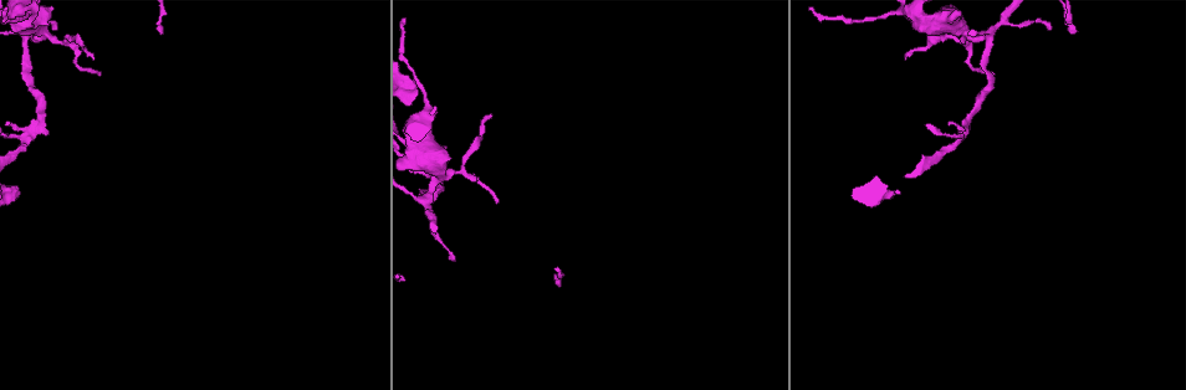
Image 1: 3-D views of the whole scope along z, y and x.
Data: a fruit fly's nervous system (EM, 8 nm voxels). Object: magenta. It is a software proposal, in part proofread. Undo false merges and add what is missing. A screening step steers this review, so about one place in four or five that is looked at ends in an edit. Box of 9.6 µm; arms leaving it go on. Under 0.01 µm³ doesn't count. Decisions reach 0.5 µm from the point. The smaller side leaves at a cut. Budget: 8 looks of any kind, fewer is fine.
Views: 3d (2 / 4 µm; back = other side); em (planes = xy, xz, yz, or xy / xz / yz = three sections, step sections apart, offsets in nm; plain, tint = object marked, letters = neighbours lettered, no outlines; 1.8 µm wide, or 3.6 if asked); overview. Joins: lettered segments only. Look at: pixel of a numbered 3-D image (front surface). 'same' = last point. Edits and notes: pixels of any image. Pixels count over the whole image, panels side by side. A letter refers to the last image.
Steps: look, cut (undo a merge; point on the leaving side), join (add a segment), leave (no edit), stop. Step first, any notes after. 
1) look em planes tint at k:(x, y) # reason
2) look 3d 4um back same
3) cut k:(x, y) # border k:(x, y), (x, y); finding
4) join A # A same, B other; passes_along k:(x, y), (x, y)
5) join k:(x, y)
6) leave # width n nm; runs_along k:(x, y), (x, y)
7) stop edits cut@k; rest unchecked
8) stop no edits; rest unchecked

look 3d 2um at 1:(989, 36)

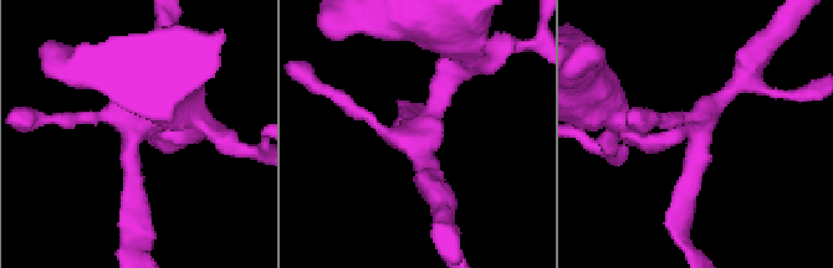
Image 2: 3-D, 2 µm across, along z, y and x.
look em planes letters at 2:(142, 128) # arms 4

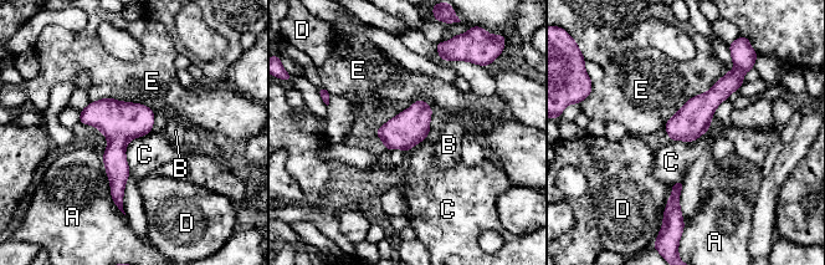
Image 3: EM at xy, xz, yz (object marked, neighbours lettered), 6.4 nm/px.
leave # longest_contact E 420 nm; A other, B other, C other, D other, E other; one cell here

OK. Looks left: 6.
look em yz step 8 letters at 1:(962, 135) # three arms meet

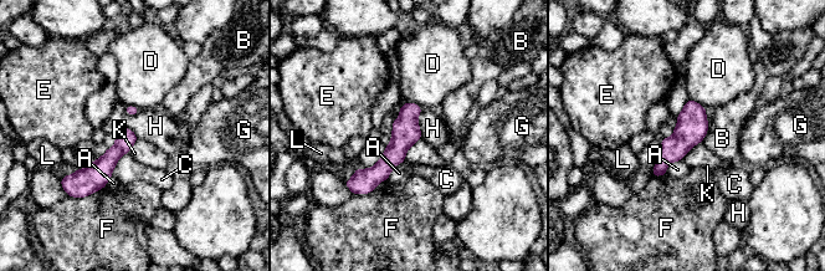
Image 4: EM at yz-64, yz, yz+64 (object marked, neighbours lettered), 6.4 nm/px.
leave # A other, B other, C other, D other, E other, F other, G other, H other, K other, L other; runs_along 4:(415, 107), (395, 153), (352, 184); one cell here

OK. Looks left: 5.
look em xy step 4 letters at 1:(414, 100) # end of a long branch

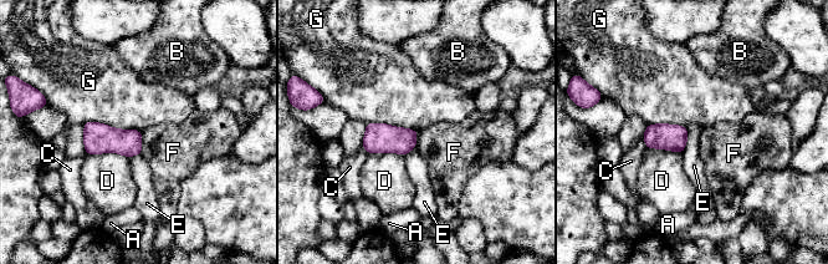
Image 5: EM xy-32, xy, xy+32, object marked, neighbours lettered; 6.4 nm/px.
leave # A other, B other, C other, D other, E other, F other, G other; border 5:(686, 127), (686, 145), (681, 152); none of them fits

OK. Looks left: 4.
stop no edits; rest unchecked

